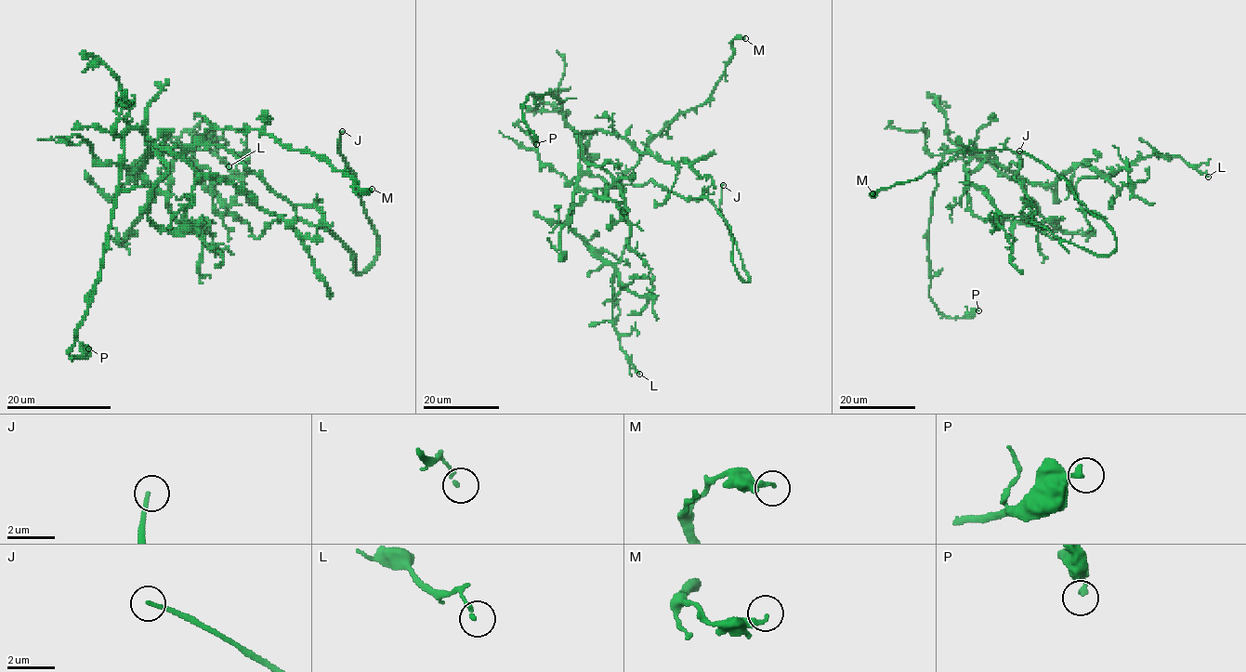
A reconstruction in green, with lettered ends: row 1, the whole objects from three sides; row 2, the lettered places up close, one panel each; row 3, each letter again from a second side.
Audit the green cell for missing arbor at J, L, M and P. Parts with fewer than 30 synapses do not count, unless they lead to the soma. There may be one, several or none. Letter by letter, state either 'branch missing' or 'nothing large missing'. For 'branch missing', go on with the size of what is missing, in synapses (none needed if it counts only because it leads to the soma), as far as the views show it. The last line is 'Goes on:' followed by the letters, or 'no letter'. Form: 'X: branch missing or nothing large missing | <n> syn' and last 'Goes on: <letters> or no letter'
J: branch missing
L: nothing large missing
M: nothing large missing
P: nothing large missing
Goes on: J

